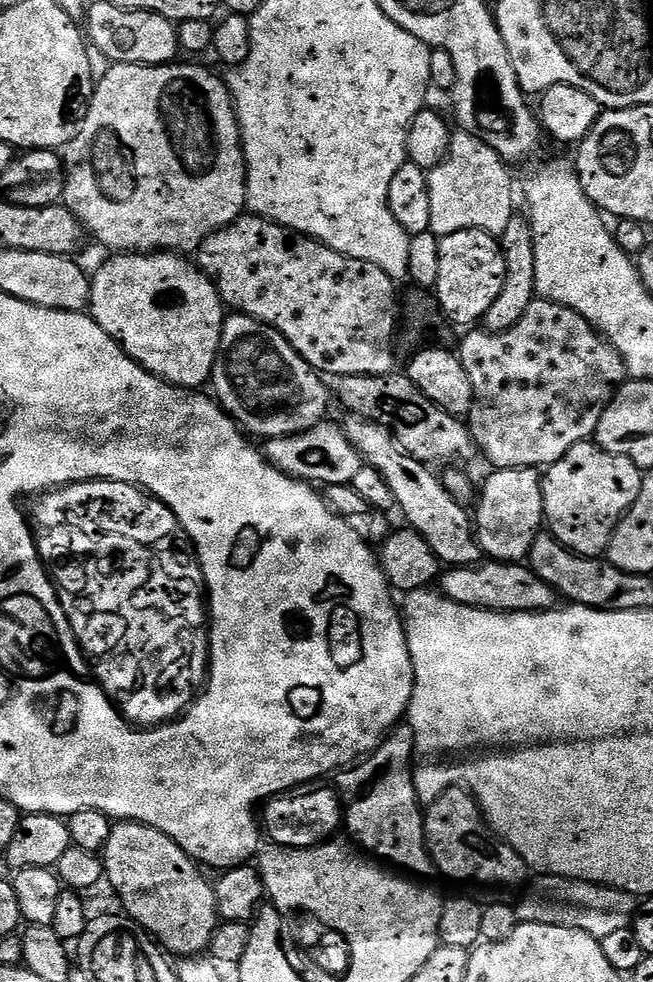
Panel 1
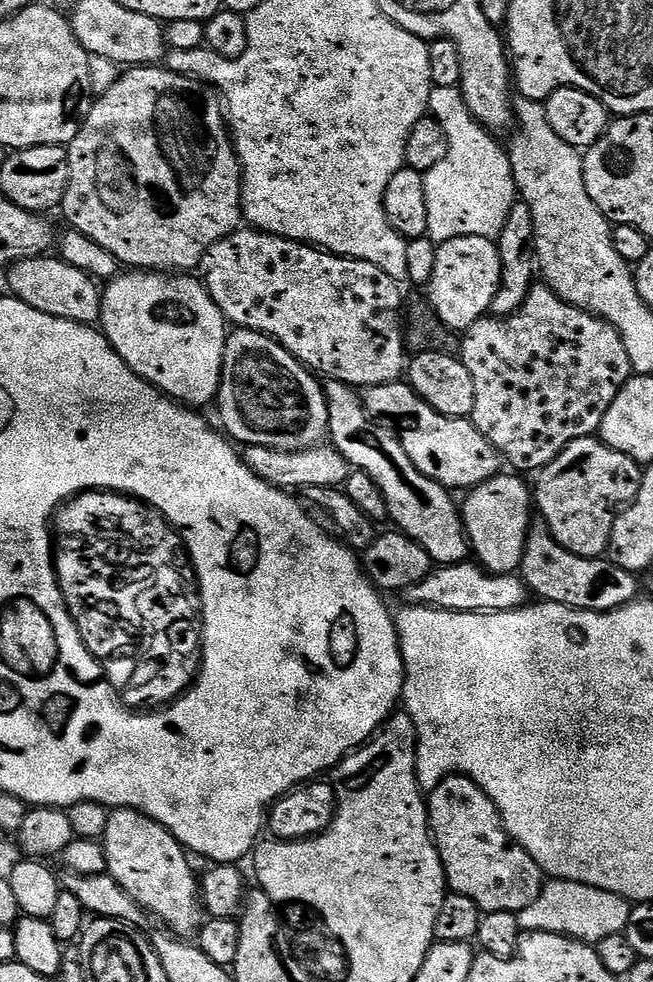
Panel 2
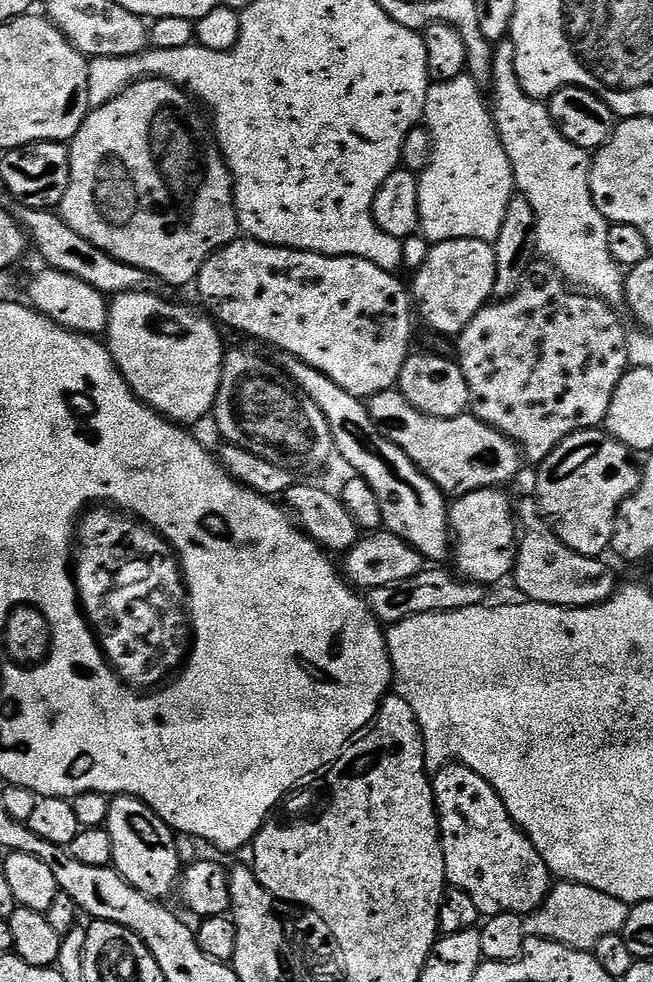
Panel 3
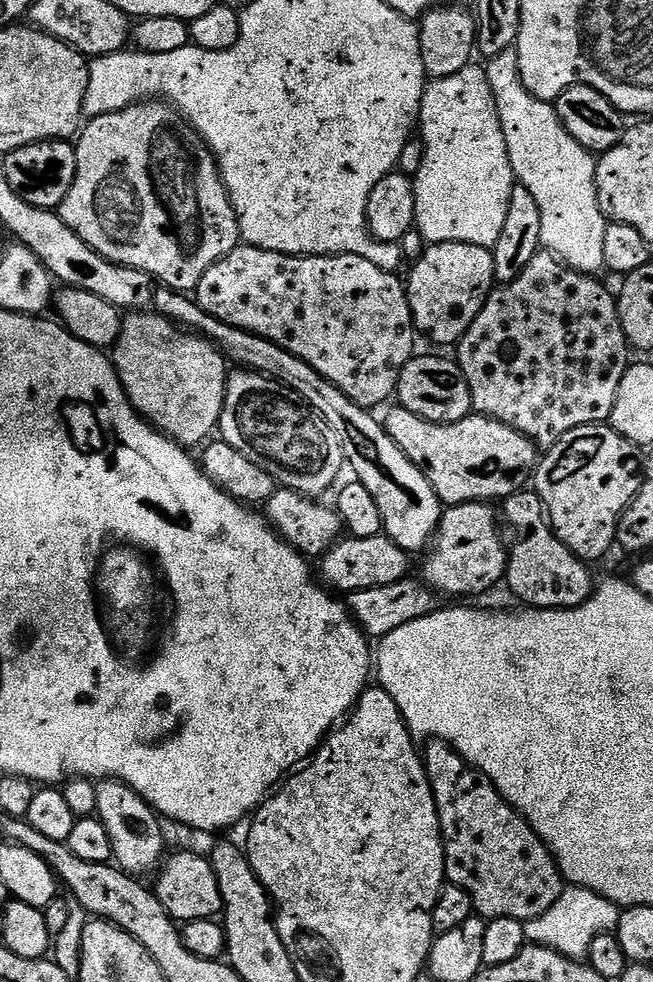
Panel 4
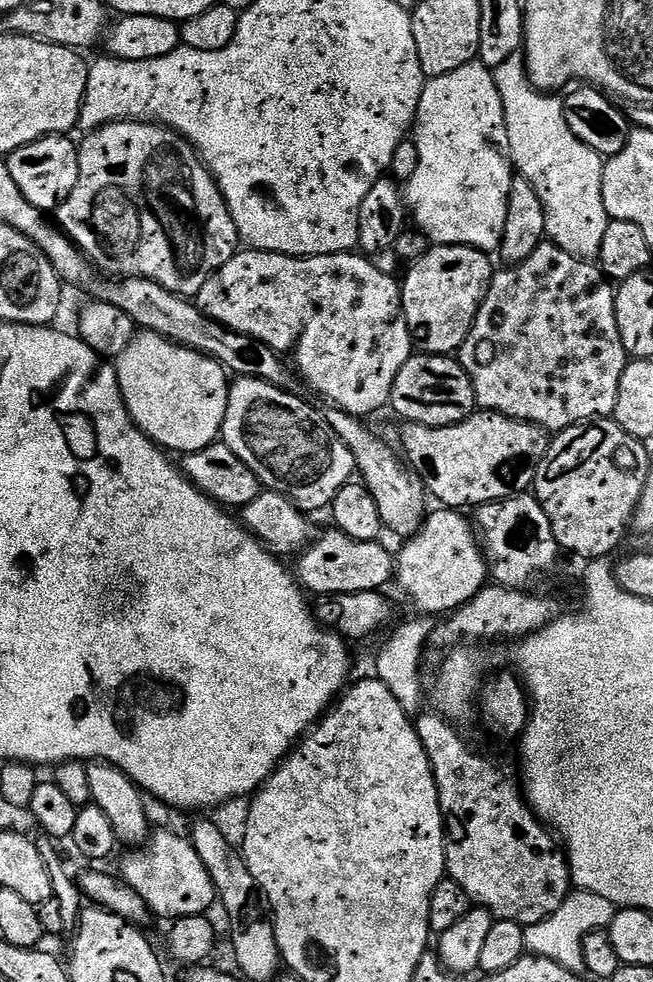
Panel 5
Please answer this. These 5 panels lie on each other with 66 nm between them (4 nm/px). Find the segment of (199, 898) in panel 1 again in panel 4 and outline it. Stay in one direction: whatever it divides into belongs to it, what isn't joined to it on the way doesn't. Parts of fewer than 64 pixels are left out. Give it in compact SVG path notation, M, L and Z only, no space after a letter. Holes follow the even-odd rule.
M119 780L97 783L96 789L98 819L106 826L106 834L110 834L115 863L129 874L141 874L151 868L159 869L166 856L161 817L152 811L152 807L134 789L127 788Z

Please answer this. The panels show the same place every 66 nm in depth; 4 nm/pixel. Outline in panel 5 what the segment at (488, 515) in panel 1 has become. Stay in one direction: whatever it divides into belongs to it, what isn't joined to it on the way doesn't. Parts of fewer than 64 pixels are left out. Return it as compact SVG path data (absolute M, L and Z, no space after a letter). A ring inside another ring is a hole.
M443 506L435 509L437 512L429 511L424 517L423 524L416 531L414 536L407 537L403 541L404 549L400 556L395 557L396 570L394 573L395 587L400 587L404 591L404 596L417 608L417 613L425 617L433 618L439 612L451 614L463 604L469 604L471 600L482 591L489 583L490 573L488 571L488 561L484 559L484 549L478 539L478 533L473 521L468 520L463 511L446 508Z

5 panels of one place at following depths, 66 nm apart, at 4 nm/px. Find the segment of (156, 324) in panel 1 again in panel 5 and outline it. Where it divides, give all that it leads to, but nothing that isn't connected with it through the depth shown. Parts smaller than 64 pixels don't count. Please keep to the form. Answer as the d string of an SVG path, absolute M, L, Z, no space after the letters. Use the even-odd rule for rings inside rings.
M140 330L132 337L130 346L115 357L114 367L133 424L155 444L169 453L187 454L221 439L230 376L214 358L183 348L165 336Z

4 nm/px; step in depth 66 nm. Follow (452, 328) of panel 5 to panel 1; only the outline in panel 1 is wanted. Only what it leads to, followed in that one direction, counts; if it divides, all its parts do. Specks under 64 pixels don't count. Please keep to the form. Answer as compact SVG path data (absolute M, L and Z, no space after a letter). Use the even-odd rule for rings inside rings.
M475 228L441 236L438 244L434 295L440 301L440 309L456 326L472 326L475 320L476 323L483 321L486 310L494 306L494 298L502 294L502 282L506 278L506 262L499 239Z

